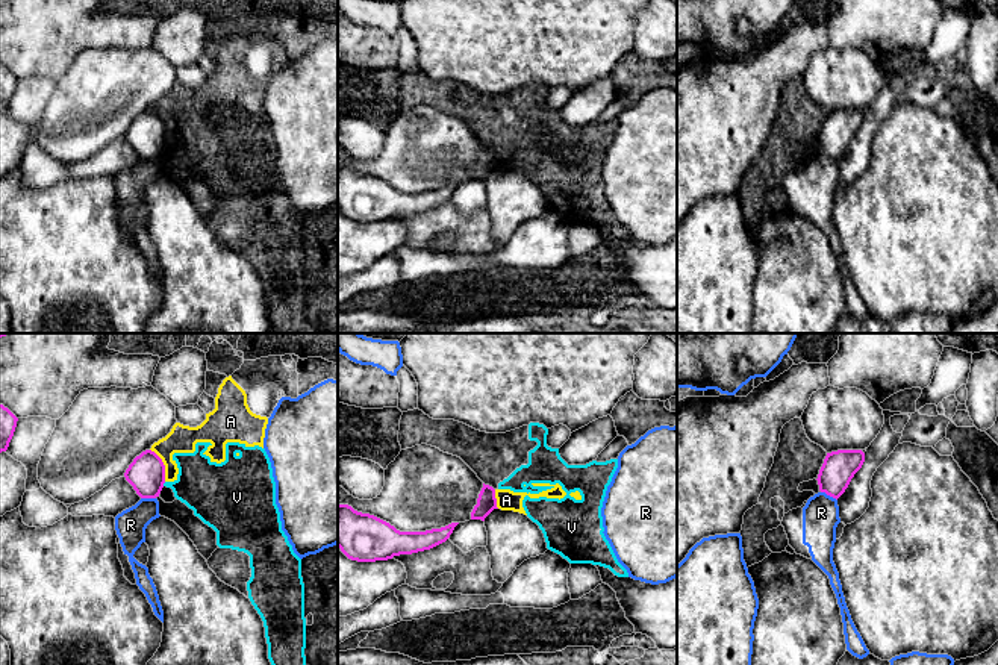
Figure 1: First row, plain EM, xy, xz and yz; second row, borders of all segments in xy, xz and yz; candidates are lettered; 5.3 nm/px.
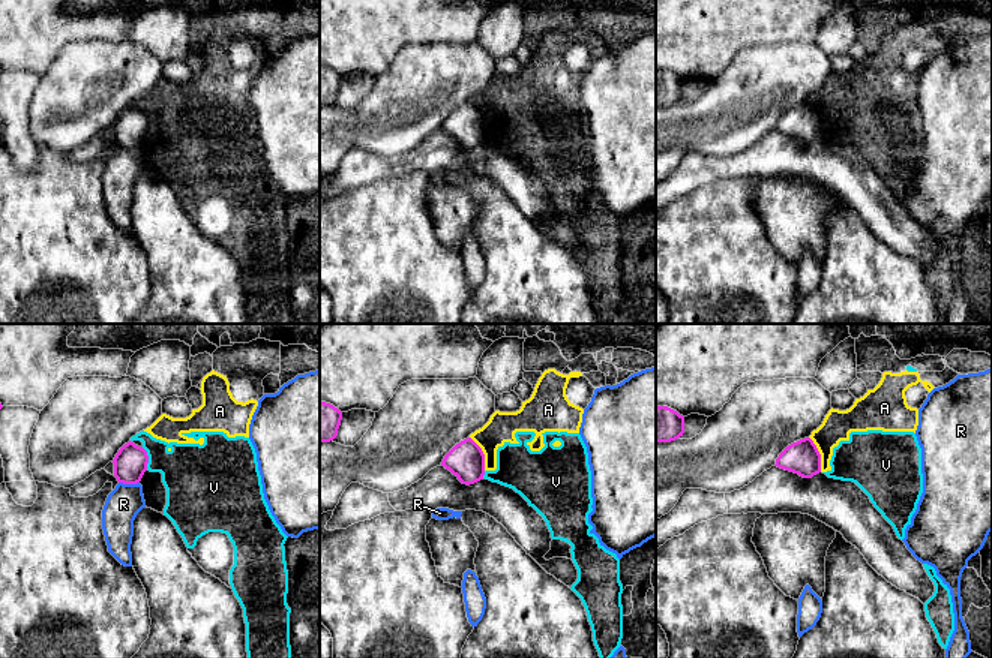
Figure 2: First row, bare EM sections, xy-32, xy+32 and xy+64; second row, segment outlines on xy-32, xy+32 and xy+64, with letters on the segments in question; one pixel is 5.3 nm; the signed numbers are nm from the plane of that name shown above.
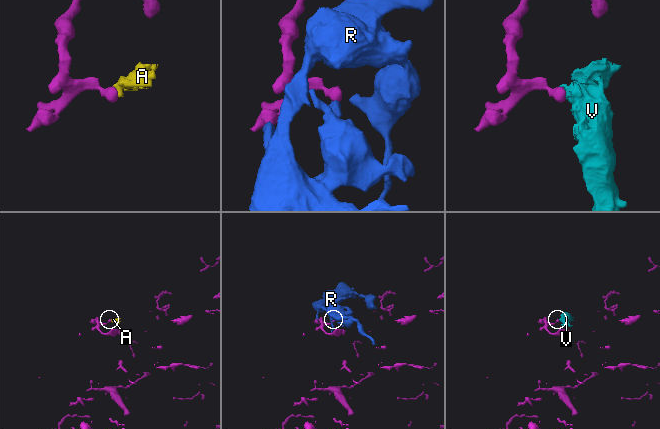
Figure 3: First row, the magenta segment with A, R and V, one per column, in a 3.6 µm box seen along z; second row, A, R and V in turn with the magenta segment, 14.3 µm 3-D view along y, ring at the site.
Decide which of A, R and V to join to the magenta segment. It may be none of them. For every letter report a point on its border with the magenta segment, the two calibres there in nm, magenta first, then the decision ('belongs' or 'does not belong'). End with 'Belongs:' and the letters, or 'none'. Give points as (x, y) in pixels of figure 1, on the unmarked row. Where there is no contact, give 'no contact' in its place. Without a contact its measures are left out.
A: contact xy (164, 126); calibres 190 and 140 nm; does not belong
R: contact yz (829, 155); calibres 180 and 190 nm; does not belong
V: contact xy (164, 143); calibres 190 and 280 nm; does not belong
Belongs: none

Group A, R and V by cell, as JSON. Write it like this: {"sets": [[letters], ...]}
{"sets": [["A", "V"], ["R"]]}

